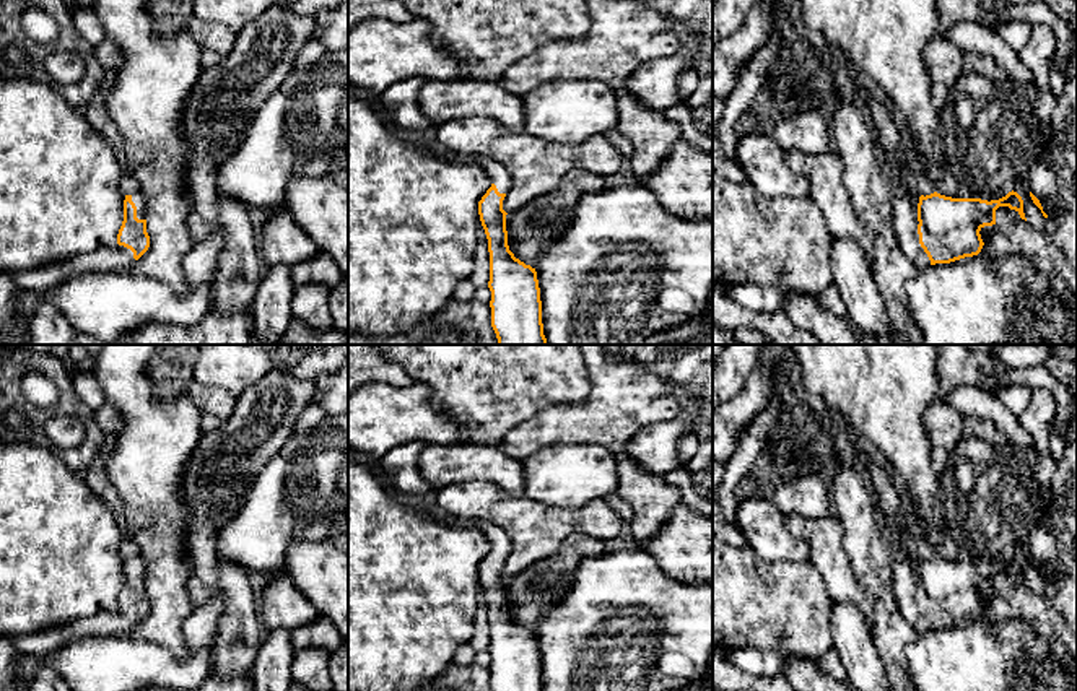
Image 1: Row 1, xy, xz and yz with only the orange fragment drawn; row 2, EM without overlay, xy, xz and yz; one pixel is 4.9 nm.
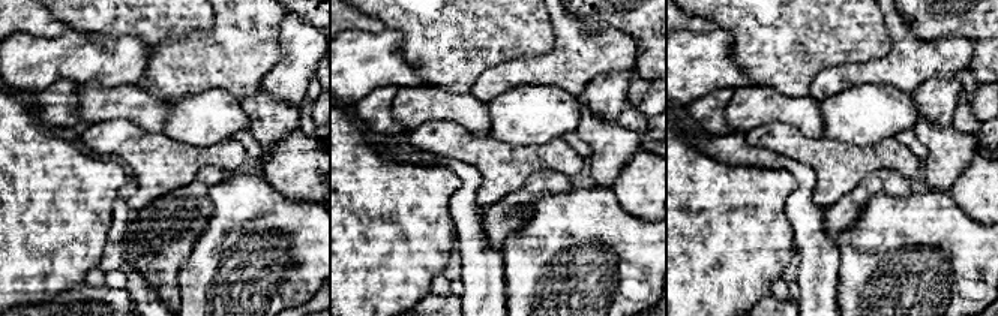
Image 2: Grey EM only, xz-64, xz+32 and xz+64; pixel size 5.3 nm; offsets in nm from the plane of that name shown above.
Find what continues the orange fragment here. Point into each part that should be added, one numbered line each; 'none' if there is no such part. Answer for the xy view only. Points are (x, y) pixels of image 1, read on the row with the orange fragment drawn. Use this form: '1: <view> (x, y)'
1: xy (137, 199)

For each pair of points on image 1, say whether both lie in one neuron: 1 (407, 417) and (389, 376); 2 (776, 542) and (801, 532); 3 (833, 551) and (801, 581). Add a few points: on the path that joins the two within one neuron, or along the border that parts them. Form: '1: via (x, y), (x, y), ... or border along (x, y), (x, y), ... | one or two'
1: border along (415, 381), (405, 386), (365, 384) | two
2: border along (784, 516), (788, 529), (807, 543), (809, 560) | two
3: border along (809, 560), (832, 600) | two

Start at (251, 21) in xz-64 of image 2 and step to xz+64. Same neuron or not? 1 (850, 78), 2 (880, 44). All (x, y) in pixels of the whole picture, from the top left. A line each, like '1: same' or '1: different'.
1: same
2: different

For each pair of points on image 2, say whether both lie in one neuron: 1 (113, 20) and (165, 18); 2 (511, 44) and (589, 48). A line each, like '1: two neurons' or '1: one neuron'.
1: one neuron
2: two neurons

